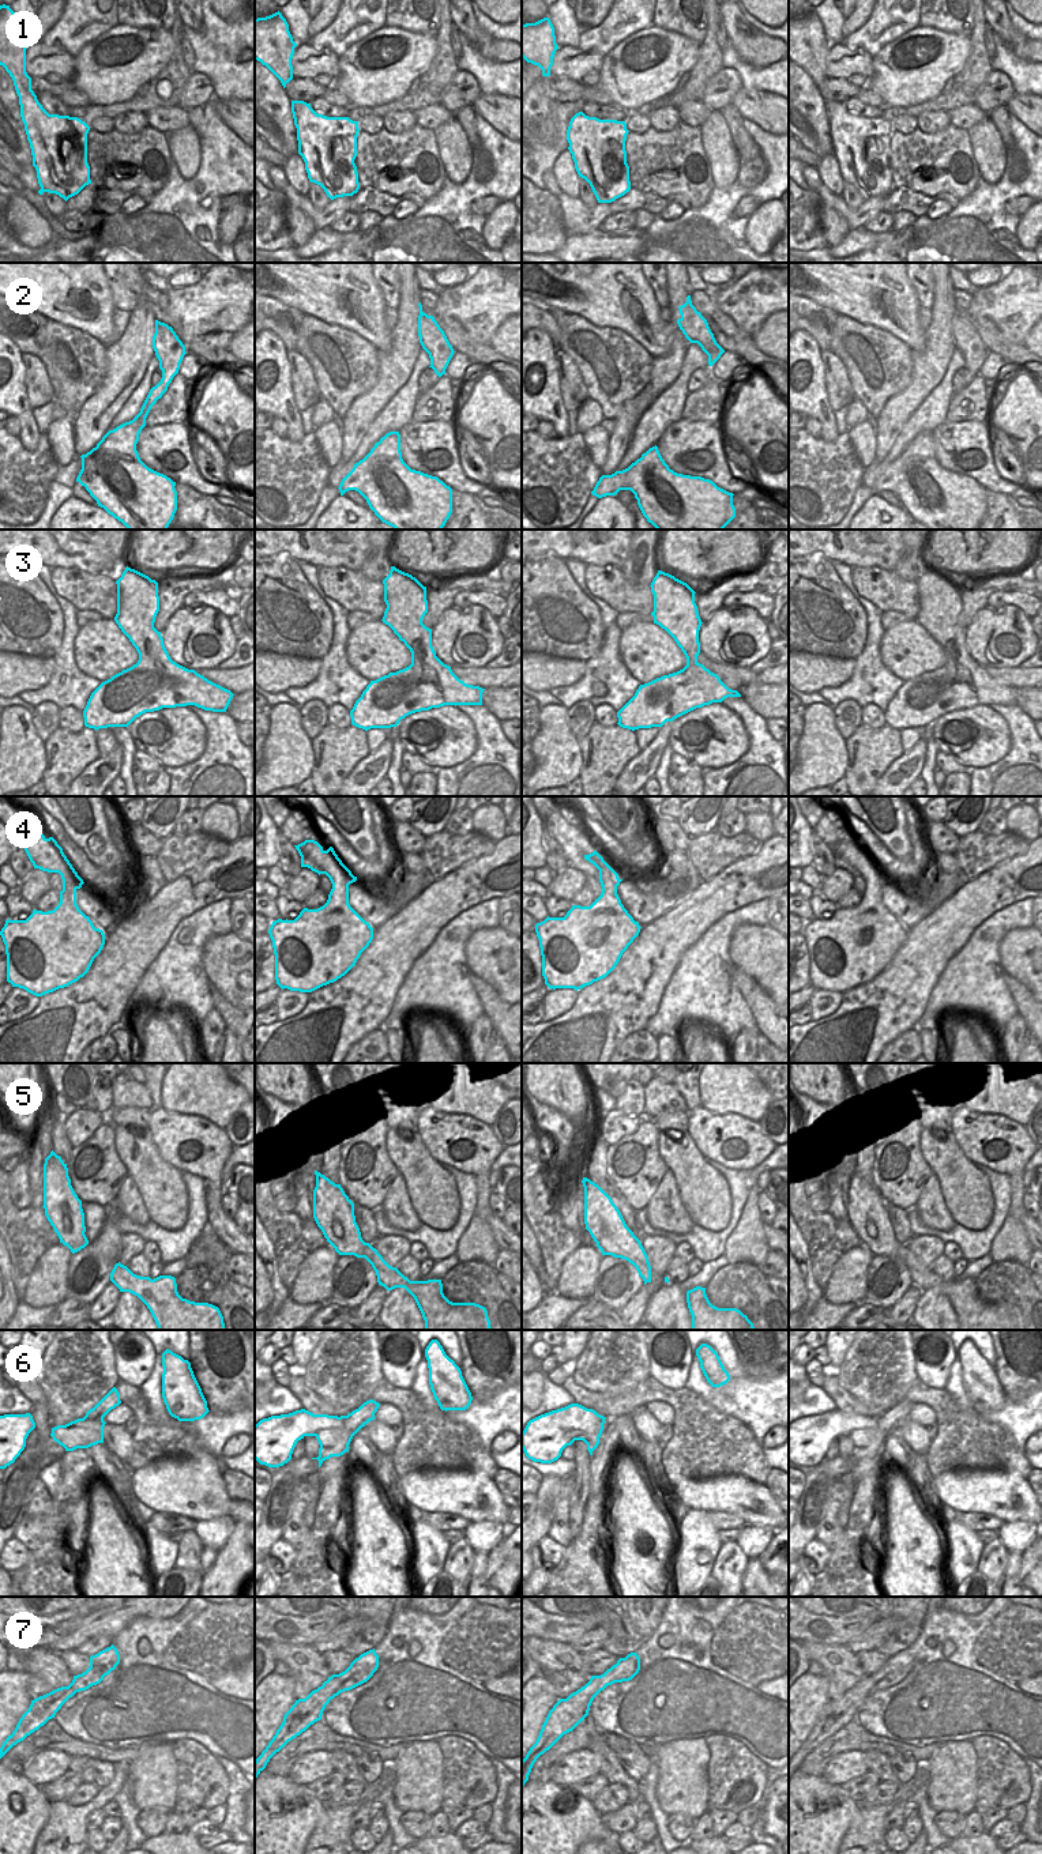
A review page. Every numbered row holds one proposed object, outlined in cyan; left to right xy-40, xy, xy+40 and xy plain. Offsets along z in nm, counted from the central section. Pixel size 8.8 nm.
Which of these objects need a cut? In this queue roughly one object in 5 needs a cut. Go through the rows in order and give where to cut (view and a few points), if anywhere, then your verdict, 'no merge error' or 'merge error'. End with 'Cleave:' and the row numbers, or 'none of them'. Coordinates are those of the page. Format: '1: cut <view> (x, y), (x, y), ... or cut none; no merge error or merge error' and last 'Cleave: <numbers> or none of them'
1: cut none; no merge error
2: cut none; no merge error
3: cut none; no merge error
4: cut none; no merge error
5: cut none; no merge error
6: cut xy (343, 1419), (343, 1424), (339, 1428), (323, 1428), (309, 1435); merge error
7: cut none; no merge error
Cleave: 6

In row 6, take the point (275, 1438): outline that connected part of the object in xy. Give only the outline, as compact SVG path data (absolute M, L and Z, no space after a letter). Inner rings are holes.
M305 1409L263 1418L255 1425L255 1459L268 1467L283 1466L298 1440L342 1427L343 1418L338 1416L313 1414Z

